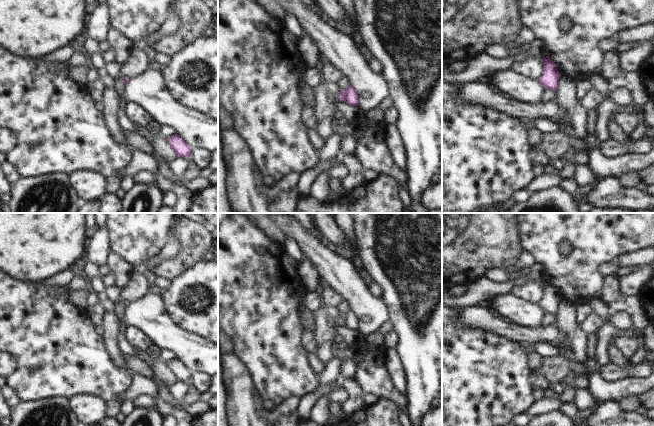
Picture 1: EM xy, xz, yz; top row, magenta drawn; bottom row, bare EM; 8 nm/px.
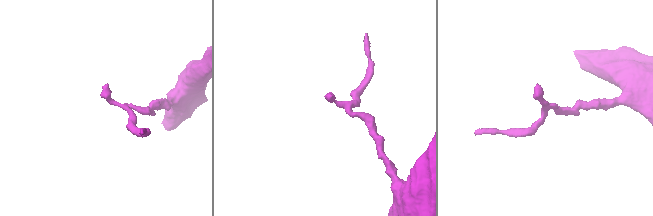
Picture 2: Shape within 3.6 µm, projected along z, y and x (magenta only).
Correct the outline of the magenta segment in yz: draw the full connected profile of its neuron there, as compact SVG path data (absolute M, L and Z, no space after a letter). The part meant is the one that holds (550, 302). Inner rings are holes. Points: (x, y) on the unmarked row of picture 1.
M546 280L544 283L543 299L539 302L539 306L545 311L553 315L557 315L559 303L561 301L556 288Z

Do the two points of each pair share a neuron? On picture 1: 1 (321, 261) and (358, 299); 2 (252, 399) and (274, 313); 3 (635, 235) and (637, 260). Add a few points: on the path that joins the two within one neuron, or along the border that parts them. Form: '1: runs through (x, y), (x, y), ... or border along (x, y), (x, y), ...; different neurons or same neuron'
1: runs through (331, 270), (350, 289); same neuron
2: border along (245, 364), (250, 371), (257, 391), (265, 400); different neurons
3: border along (643, 248), (614, 258); different neurons

